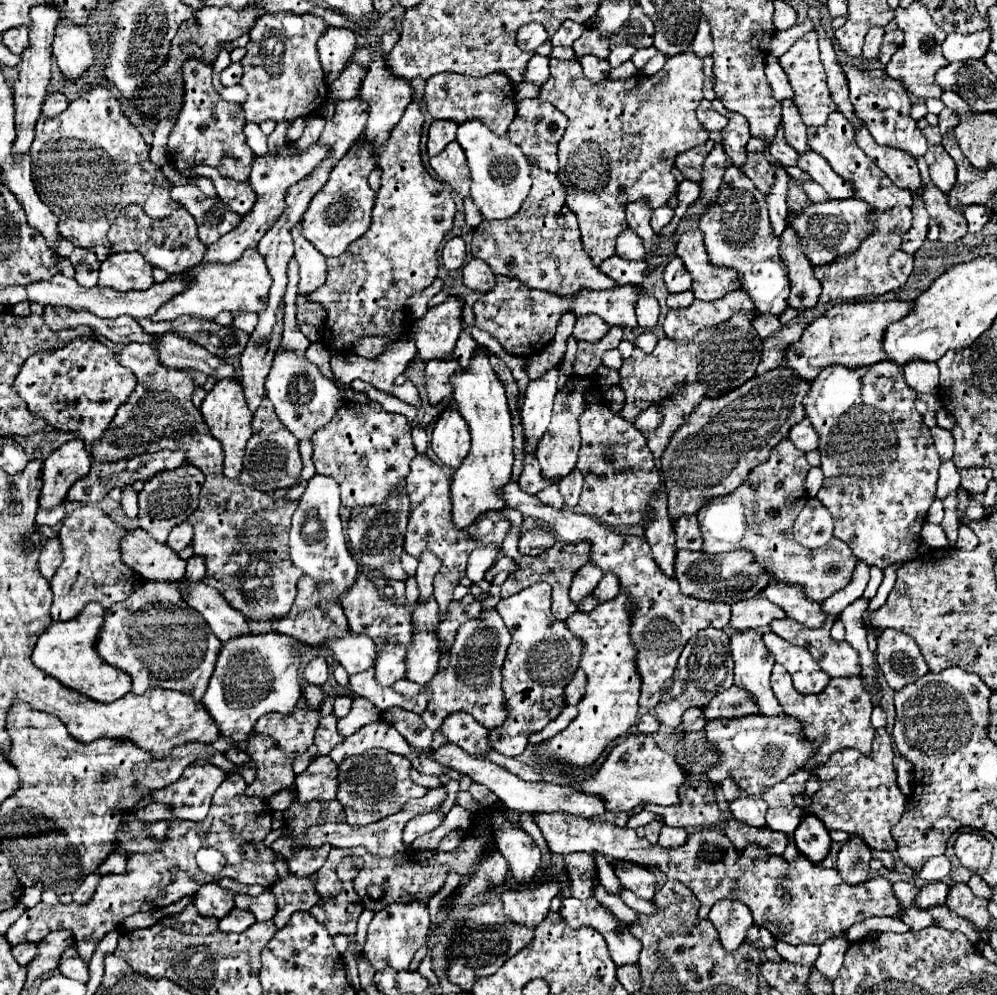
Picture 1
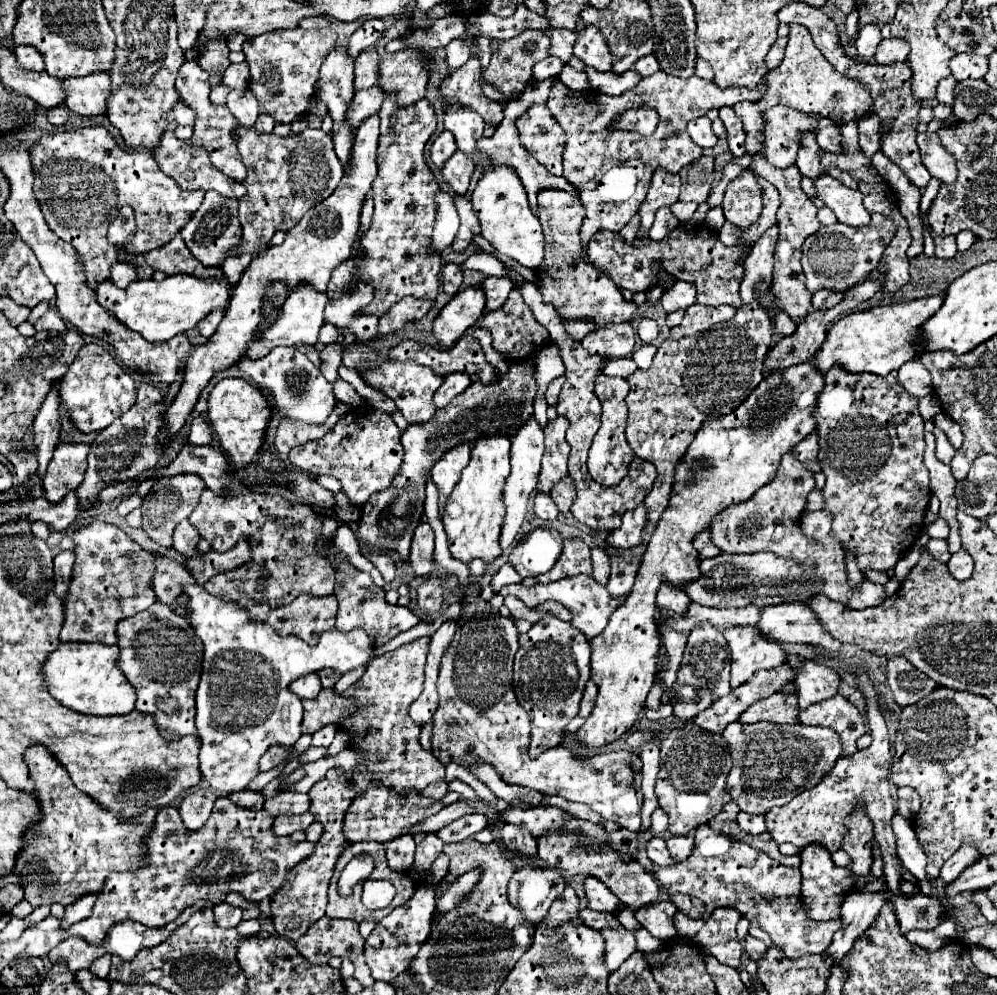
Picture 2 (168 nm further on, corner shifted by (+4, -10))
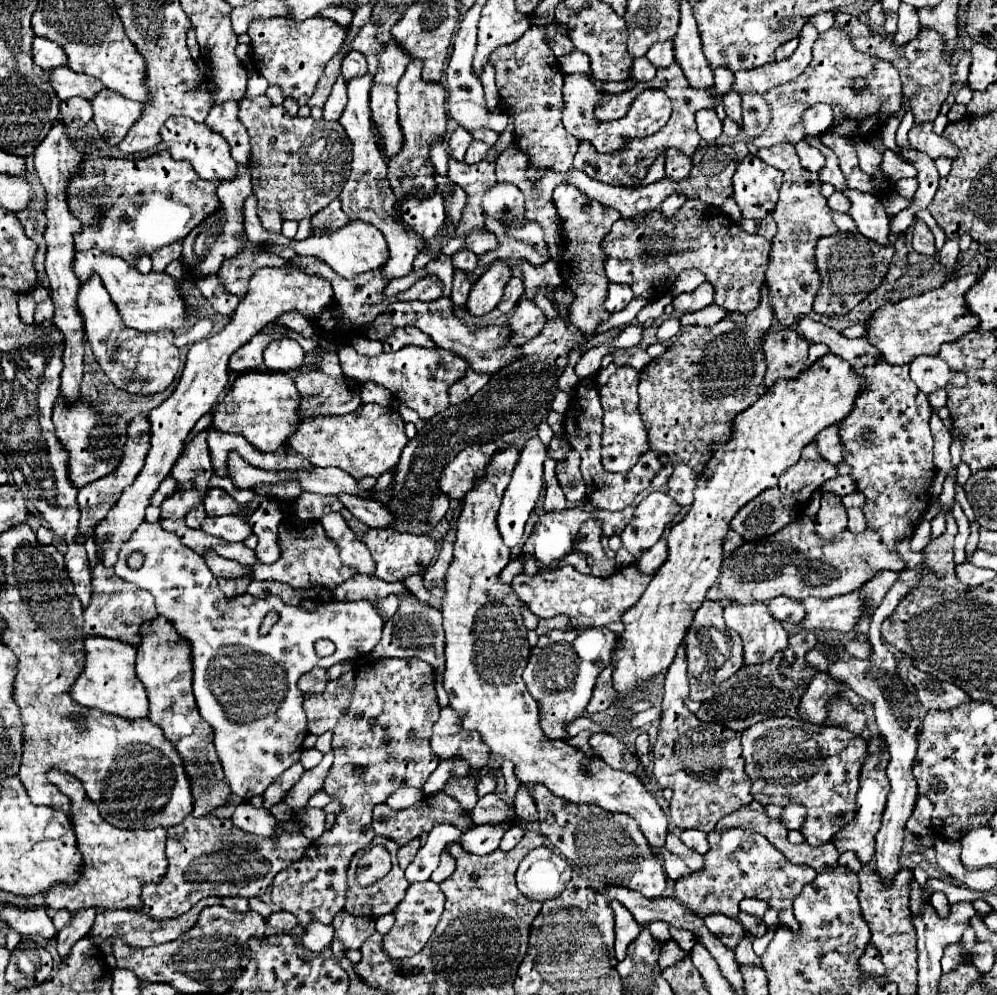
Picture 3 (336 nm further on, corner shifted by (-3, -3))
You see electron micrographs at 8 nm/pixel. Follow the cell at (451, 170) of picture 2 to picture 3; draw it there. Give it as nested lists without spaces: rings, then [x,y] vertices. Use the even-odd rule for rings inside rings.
[[[472,141],[472,145],[470,145],[468,151],[466,151],[466,159],[464,159],[464,161],[466,161],[468,165],[480,163],[480,161],[486,159],[488,151],[490,151],[490,147],[488,147],[484,141]]]

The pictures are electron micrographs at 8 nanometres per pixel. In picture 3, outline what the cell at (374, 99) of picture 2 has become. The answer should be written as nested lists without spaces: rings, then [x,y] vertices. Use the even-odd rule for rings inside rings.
[[[390,39],[378,57],[380,69],[374,77],[374,85],[398,85],[398,81],[404,75],[404,69],[410,61],[412,61],[412,57],[402,47],[398,47],[398,43],[394,39]]]

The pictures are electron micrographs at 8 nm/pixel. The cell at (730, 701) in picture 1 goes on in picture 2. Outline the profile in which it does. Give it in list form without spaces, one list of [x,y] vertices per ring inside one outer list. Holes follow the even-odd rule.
[[[773,694],[769,698],[757,700],[753,706],[749,706],[741,716],[737,718],[741,724],[753,724],[753,722],[773,722],[773,724],[793,724],[797,722],[797,696],[783,696]]]

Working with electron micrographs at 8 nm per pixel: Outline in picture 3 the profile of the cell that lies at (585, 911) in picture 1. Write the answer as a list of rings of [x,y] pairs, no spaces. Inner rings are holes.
[[[610,901],[610,907],[614,909],[614,915],[616,915],[616,947],[614,947],[616,959],[624,961],[628,945],[640,935],[642,927],[632,919],[632,913],[628,913],[624,905]]]

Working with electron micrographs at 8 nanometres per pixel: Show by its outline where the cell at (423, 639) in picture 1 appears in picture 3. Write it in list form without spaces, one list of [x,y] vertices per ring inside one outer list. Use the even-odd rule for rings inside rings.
[[[376,659],[376,661],[372,661],[372,663],[366,663],[366,665],[362,665],[362,667],[356,667],[356,669],[348,671],[348,673],[344,673],[340,679],[328,681],[324,693],[318,693],[318,695],[316,695],[316,693],[304,694],[303,708],[304,711],[306,711],[306,719],[308,719],[308,733],[312,733],[312,735],[322,735],[324,731],[332,731],[332,735],[334,735],[334,737],[332,737],[334,763],[332,763],[330,773],[328,773],[328,777],[326,777],[324,791],[326,791],[328,795],[332,795],[336,801],[340,801],[340,803],[344,805],[344,811],[338,813],[334,827],[332,827],[330,831],[324,831],[324,833],[320,835],[320,839],[312,841],[310,847],[306,849],[304,857],[302,857],[300,861],[292,863],[290,867],[286,867],[284,871],[280,871],[280,873],[276,875],[276,879],[274,879],[274,883],[272,883],[272,903],[274,903],[278,909],[282,909],[282,911],[294,913],[294,915],[298,917],[298,921],[300,921],[302,927],[308,925],[308,923],[314,921],[314,919],[318,919],[318,921],[322,921],[322,923],[332,923],[334,915],[336,915],[338,911],[344,909],[344,903],[346,903],[346,889],[348,889],[346,871],[348,871],[348,865],[350,865],[350,861],[352,861],[352,855],[354,855],[356,851],[360,851],[362,847],[370,845],[370,841],[374,839],[374,831],[372,831],[372,827],[370,827],[370,825],[372,825],[372,809],[374,809],[376,805],[380,805],[380,803],[386,803],[386,799],[388,799],[398,787],[416,787],[416,789],[420,789],[420,787],[426,783],[426,779],[430,777],[430,773],[436,769],[438,759],[436,759],[436,755],[434,755],[432,749],[430,749],[430,735],[432,735],[432,725],[434,725],[436,719],[440,717],[440,705],[438,705],[436,689],[434,689],[434,671],[432,671],[432,667],[430,667],[428,663],[424,663],[424,661],[420,661],[420,659]]]

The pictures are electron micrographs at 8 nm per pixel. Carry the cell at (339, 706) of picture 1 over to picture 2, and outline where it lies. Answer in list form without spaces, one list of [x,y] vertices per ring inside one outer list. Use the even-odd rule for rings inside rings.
[[[323,726],[321,730],[317,730],[313,734],[313,746],[329,746],[333,742],[333,736],[335,736],[337,730],[333,730],[333,726]]]

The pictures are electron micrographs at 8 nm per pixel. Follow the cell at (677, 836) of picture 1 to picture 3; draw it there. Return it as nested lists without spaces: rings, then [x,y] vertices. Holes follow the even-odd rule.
[[[686,829],[686,831],[682,831],[680,839],[682,839],[682,843],[684,843],[686,847],[690,847],[690,849],[702,853],[702,855],[708,851],[708,835],[706,835],[704,831]]]

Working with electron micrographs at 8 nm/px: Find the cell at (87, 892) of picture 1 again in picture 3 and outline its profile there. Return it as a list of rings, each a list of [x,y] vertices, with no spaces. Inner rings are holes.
[[[78,911],[74,917],[72,917],[72,923],[68,927],[64,927],[62,931],[58,931],[56,935],[56,941],[58,941],[58,953],[60,953],[60,959],[66,959],[68,957],[68,951],[72,949],[72,945],[76,941],[80,941],[92,927],[94,923],[94,917],[96,917],[96,911]]]

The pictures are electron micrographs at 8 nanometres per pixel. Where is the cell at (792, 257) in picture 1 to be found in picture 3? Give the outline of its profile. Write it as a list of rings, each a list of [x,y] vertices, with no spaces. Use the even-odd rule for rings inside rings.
[[[778,143],[772,147],[764,147],[758,151],[758,157],[784,173],[780,199],[776,211],[772,213],[774,221],[778,223],[778,233],[772,239],[766,283],[770,289],[768,301],[772,303],[776,321],[782,327],[790,327],[812,311],[814,297],[818,295],[820,289],[820,273],[814,259],[816,243],[822,237],[836,235],[838,227],[832,221],[832,209],[828,207],[826,197],[820,193],[822,183],[818,179],[818,173],[810,173],[800,165],[792,143]]]

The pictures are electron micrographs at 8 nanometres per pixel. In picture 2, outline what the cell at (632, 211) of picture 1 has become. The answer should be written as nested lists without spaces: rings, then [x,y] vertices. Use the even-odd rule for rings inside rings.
[[[655,170],[653,180],[651,180],[651,188],[647,192],[645,202],[639,208],[639,218],[641,218],[641,232],[647,232],[653,224],[655,212],[661,206],[669,206],[673,202],[677,202],[679,198],[679,174],[669,174],[665,170]]]

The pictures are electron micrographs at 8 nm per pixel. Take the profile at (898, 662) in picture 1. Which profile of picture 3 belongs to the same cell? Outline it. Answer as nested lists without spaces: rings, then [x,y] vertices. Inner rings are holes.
[[[910,667],[908,679],[914,683],[918,691],[918,699],[926,709],[934,711],[950,711],[954,707],[960,707],[968,703],[968,695],[954,683],[938,681],[936,677],[918,671],[916,667]]]

